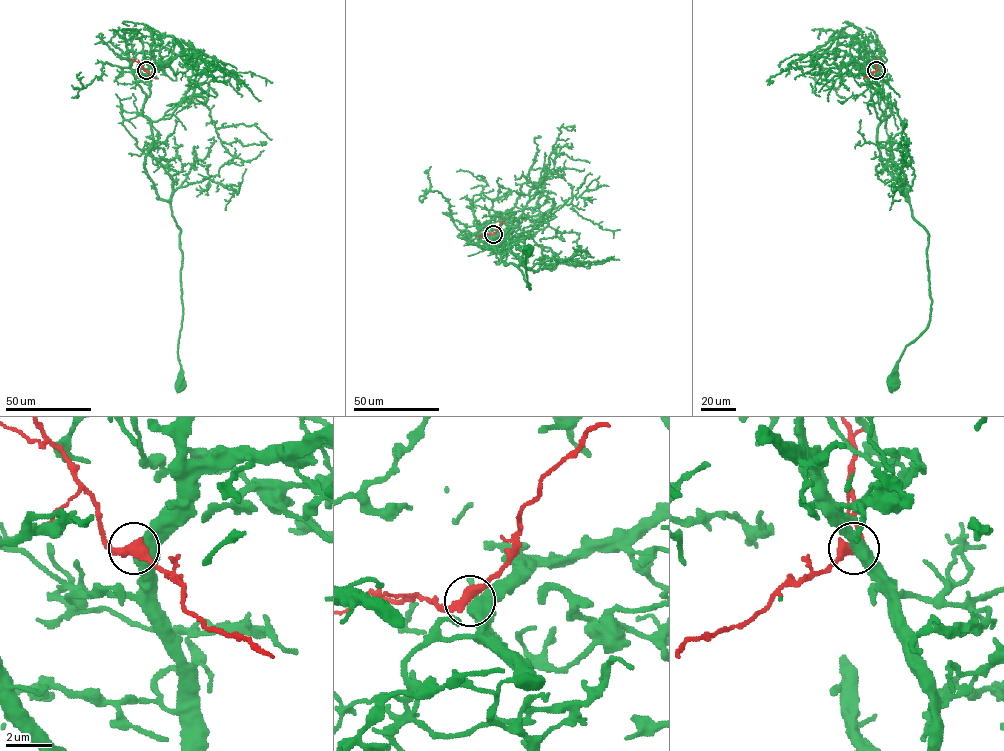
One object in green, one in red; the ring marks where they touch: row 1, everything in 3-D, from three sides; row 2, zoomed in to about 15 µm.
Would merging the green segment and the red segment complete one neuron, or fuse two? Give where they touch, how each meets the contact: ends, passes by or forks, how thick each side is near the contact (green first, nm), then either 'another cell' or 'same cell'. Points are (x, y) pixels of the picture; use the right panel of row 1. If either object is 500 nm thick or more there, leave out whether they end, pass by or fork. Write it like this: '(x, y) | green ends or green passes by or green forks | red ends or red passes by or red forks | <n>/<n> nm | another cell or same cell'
(876, 70) | green passes by | red passes by | 480/440 nm | another cell

